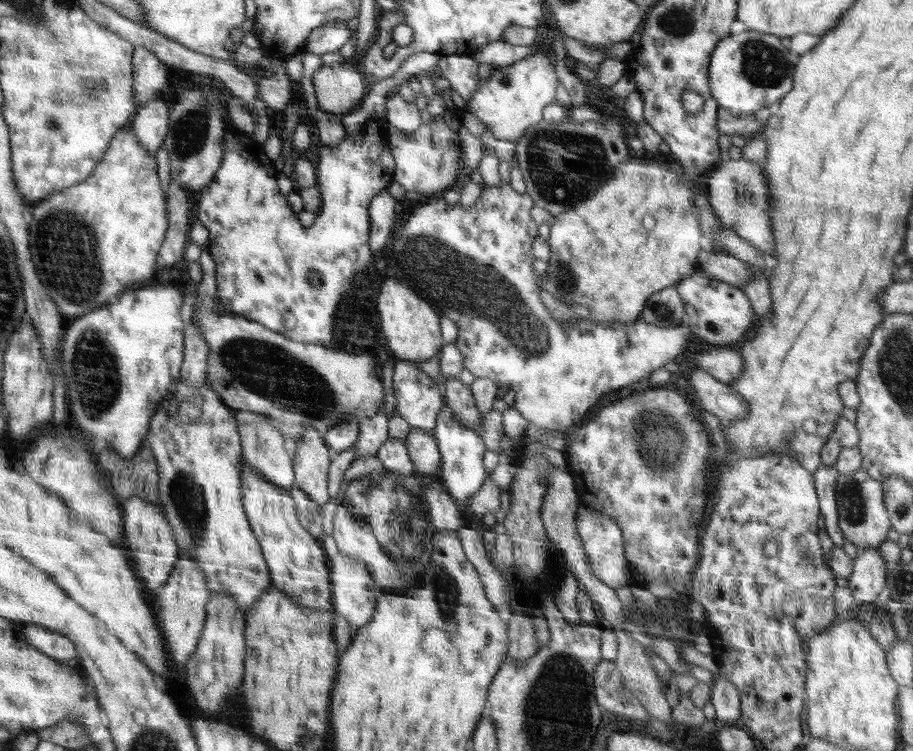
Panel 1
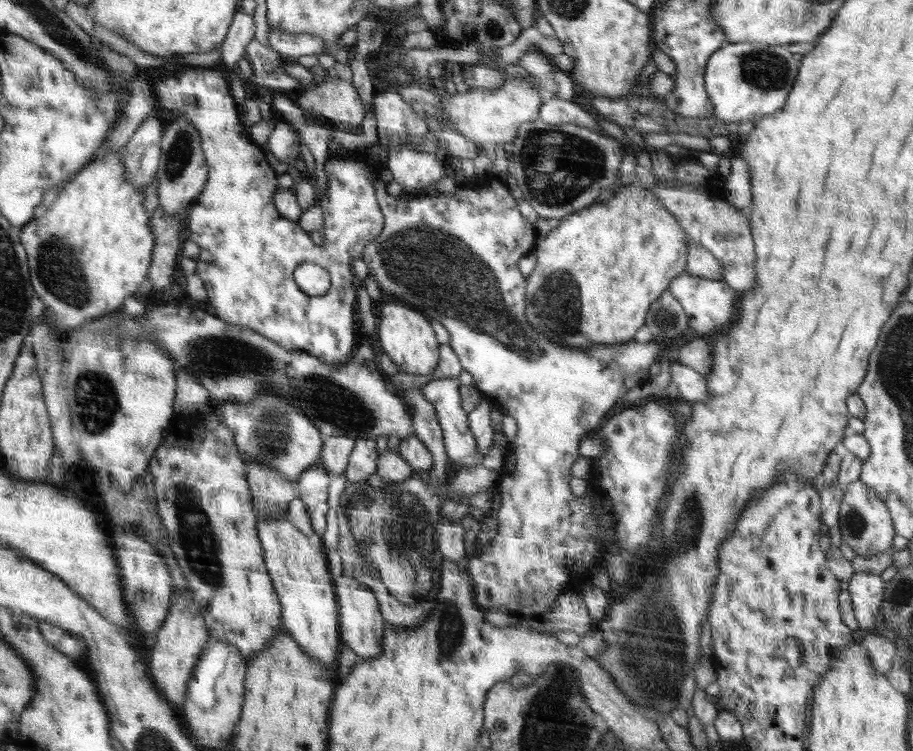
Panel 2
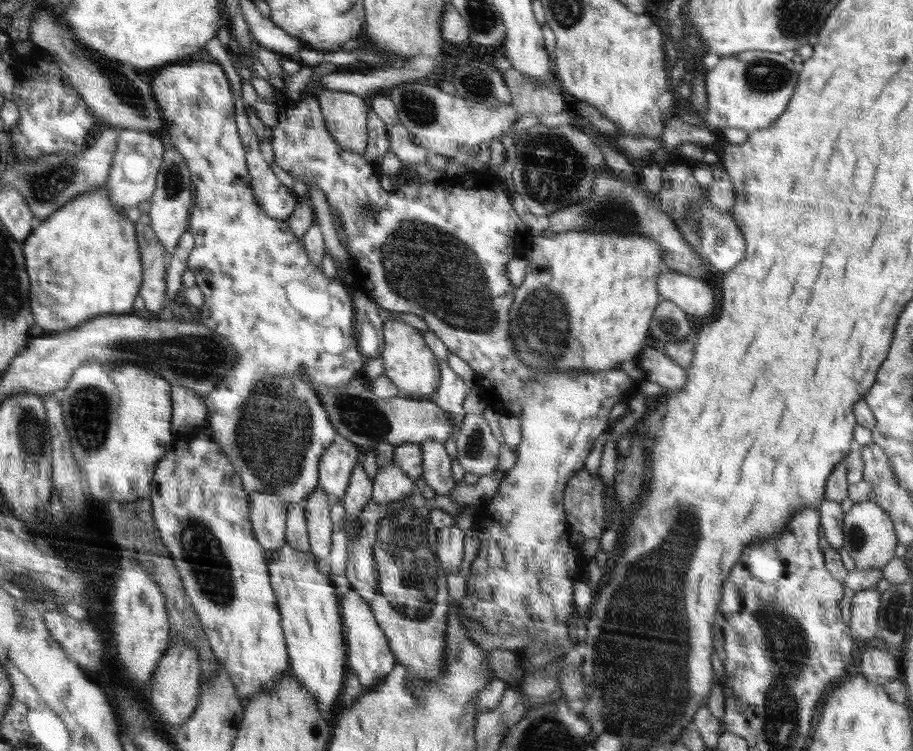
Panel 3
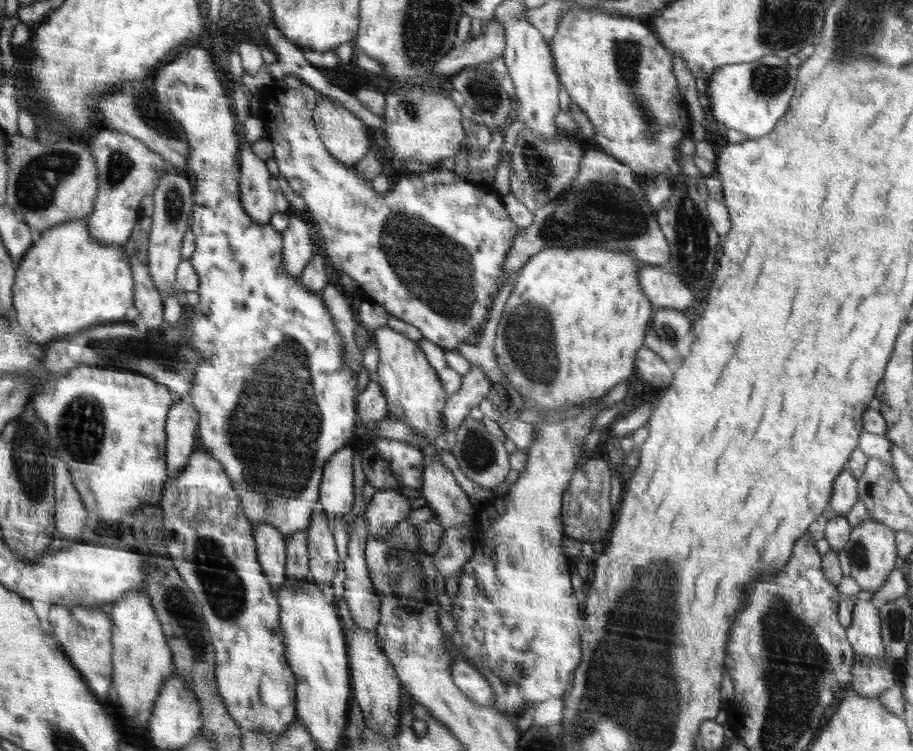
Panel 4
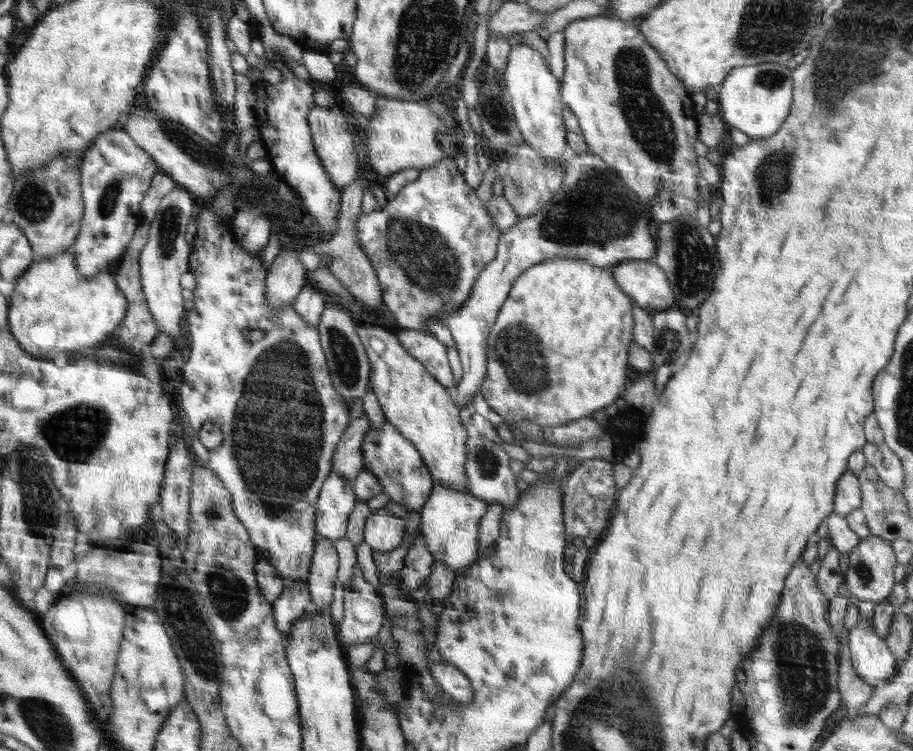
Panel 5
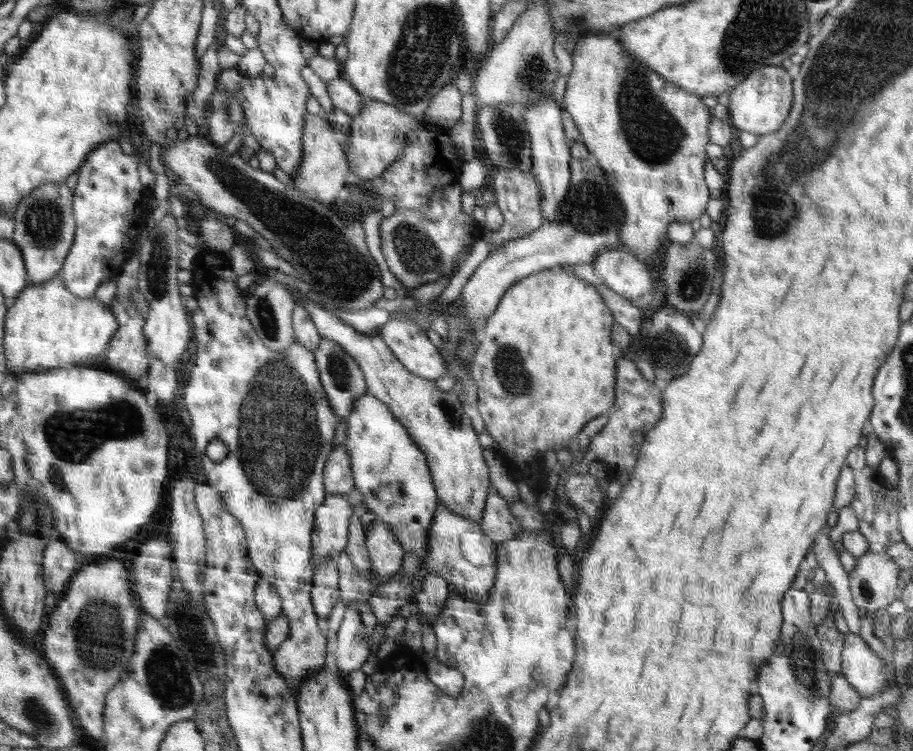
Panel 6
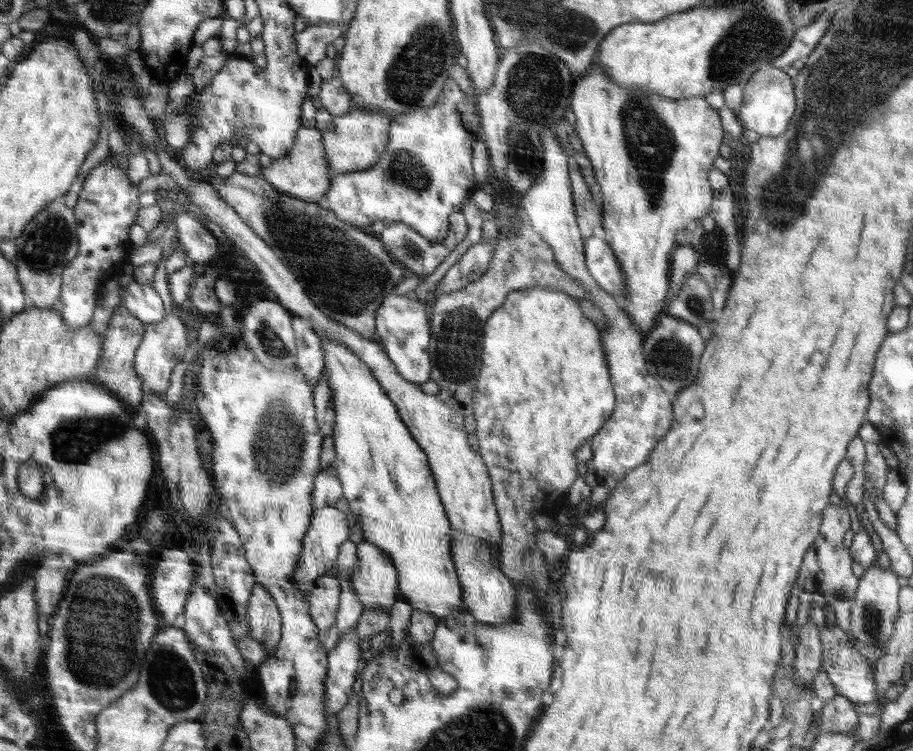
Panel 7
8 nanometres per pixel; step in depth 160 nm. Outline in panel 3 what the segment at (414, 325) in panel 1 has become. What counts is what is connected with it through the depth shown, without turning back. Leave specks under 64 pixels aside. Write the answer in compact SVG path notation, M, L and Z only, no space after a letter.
M396 320L383 321L383 352L381 359L384 363L384 376L387 376L399 390L399 396L408 397L411 399L428 399L429 396L438 388L440 384L440 363L436 355L431 351L429 346L426 346L426 341L423 339L421 330L412 327L404 322Z

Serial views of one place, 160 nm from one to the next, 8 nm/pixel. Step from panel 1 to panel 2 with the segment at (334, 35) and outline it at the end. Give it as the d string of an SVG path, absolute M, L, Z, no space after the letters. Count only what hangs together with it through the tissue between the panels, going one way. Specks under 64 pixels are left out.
M277 28L268 31L270 48L276 50L283 58L292 57L294 60L300 56L323 54L326 45L325 40L313 34L292 34Z

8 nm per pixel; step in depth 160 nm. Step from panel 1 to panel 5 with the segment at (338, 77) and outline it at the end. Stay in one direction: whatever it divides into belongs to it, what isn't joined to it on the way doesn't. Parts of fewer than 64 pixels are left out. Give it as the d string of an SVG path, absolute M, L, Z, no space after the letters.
M314 107L308 116L313 142L317 146L318 160L324 166L326 174L330 176L334 188L339 191L344 191L346 186L350 186L350 182L354 182L358 174L358 156L356 156L354 138L342 113L343 110L339 107Z

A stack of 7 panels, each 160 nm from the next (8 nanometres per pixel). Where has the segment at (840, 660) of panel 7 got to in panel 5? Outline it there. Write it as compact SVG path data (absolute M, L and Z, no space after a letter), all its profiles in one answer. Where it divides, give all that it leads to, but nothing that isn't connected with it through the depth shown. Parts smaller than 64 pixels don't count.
M860 618L856 626L849 630L848 650L854 672L865 683L878 687L896 674L896 660L885 640L874 634L870 619Z

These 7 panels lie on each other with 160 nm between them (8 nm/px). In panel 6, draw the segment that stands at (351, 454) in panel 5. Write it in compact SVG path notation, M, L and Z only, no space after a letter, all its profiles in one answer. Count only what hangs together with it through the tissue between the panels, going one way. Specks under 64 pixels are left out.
M338 445L328 455L323 468L325 492L328 494L346 494L354 488L355 482L351 471L351 462L347 448Z

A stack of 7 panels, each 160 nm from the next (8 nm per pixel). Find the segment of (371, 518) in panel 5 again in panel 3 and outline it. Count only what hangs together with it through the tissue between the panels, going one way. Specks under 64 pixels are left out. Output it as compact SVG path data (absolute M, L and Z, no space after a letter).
M394 462L381 466L372 481L372 499L379 505L401 501L416 490L413 480Z

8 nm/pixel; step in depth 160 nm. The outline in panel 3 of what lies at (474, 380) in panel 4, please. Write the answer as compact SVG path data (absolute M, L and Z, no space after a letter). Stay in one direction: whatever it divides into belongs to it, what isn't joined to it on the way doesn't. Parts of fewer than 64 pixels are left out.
M362 376L353 378L343 387L320 387L317 397L329 414L334 430L343 439L363 446L365 449L374 448L381 443L402 445L406 443L419 444L422 442L440 442L445 444L452 436L453 422L449 414L428 399L411 399L396 396L381 399L374 396L370 382Z

